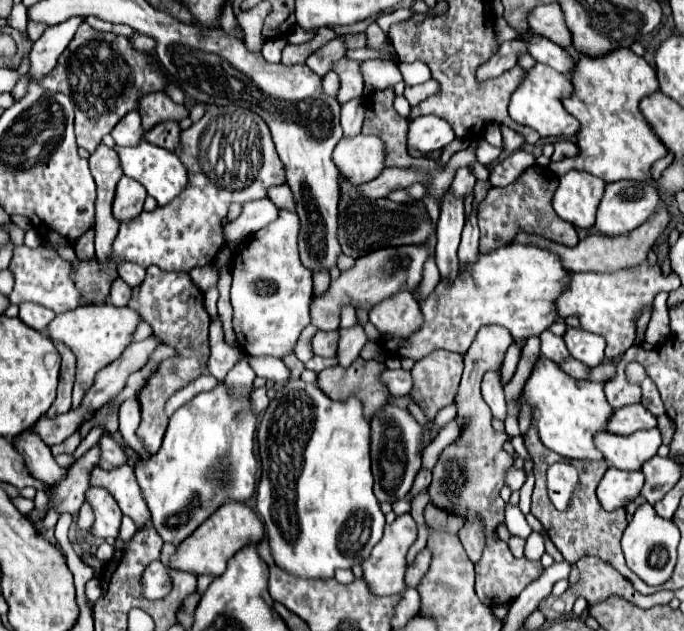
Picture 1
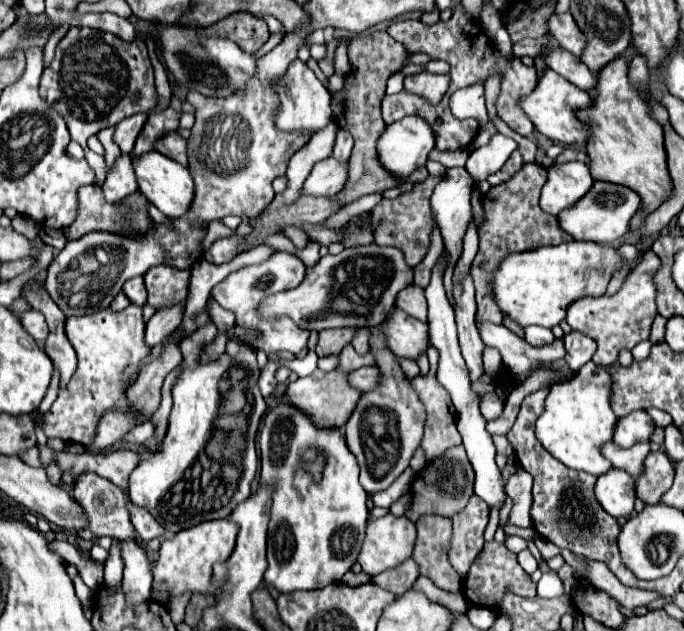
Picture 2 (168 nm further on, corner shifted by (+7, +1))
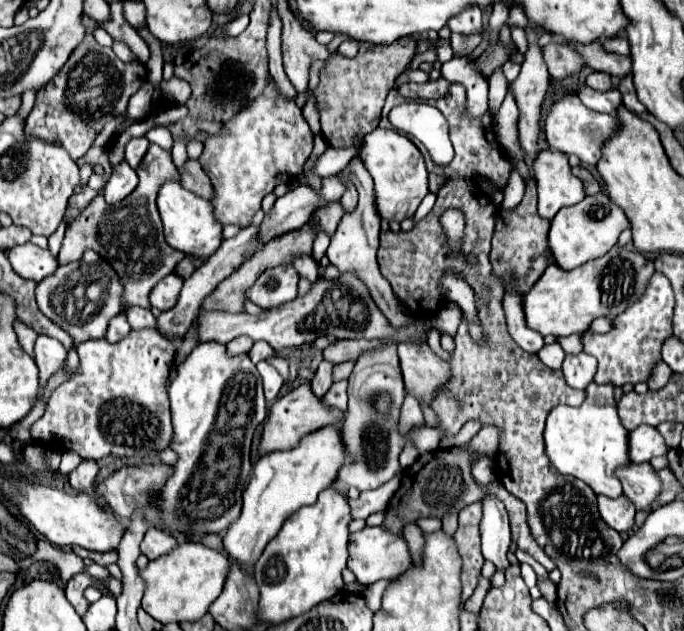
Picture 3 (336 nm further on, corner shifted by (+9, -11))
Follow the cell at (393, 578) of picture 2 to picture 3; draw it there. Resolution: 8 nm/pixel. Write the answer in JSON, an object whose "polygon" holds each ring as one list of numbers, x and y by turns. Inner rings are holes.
{"polygon":[[382,580,382,582,376,582,376,584,372,584,372,586,368,586,368,588,364,590,362,598,366,600,366,606,368,606,372,612,376,612,376,610,380,608,380,600,382,600,382,594,384,594,384,590,386,590,388,584,390,584,390,582]]}

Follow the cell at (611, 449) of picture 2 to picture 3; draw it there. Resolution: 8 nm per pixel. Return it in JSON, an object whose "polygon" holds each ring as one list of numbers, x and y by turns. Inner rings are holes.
{"polygon":[[644,462,644,464,628,464,624,468,618,468,616,474,622,482,624,494,632,500,636,510,650,512,652,504,662,492,662,482,656,470,648,462]]}

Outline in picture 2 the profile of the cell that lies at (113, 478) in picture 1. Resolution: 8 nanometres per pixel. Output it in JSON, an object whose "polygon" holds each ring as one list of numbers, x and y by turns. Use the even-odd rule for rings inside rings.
{"polygon":[[128,500,128,514,130,514,130,520,132,520,138,536,144,542,148,542,152,538,162,538,166,534,166,530,152,518,152,514,148,514,146,508,132,504,132,500]]}

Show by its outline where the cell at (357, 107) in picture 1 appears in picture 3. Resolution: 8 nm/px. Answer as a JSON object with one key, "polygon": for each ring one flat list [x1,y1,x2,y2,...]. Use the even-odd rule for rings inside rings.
{"polygon":[[348,168,342,170,342,174,344,174,344,180,346,180,346,194,340,198,340,204,346,212,354,212,354,208,358,204,358,192,356,192,354,184,350,182,350,178,348,178]]}

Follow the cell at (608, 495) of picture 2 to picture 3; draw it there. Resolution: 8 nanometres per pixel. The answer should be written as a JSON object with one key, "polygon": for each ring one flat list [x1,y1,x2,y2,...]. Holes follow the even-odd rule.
{"polygon":[[598,496,598,510,602,520,616,532,628,532,634,526,636,508,626,496,620,496,616,500,608,496]]}

